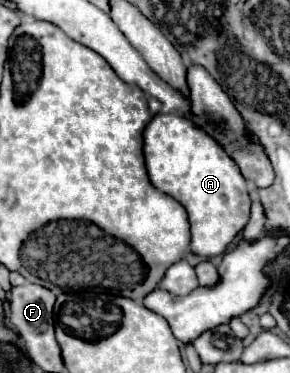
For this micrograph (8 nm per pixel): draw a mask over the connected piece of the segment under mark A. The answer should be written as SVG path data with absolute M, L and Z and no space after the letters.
M154 115L144 129L144 159L150 183L184 205L192 233L190 251L200 257L222 255L250 215L246 181L224 147L182 115Z

